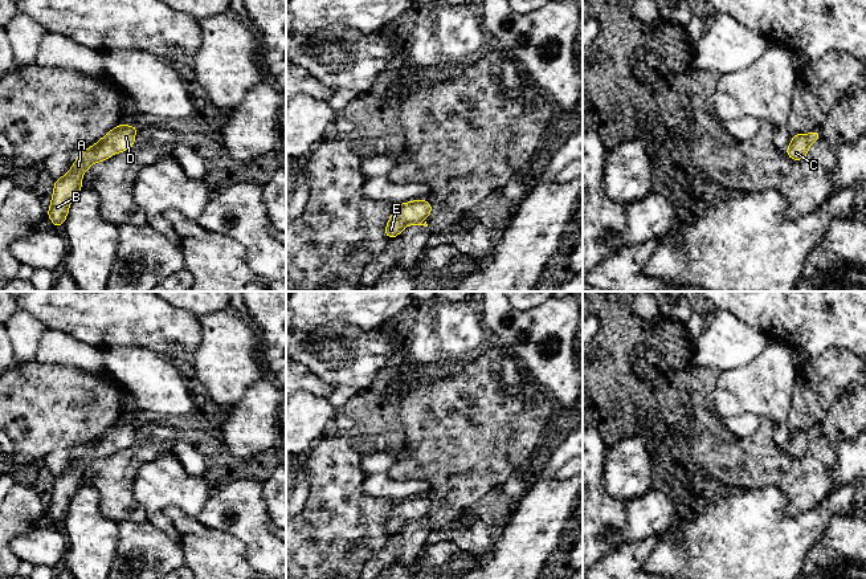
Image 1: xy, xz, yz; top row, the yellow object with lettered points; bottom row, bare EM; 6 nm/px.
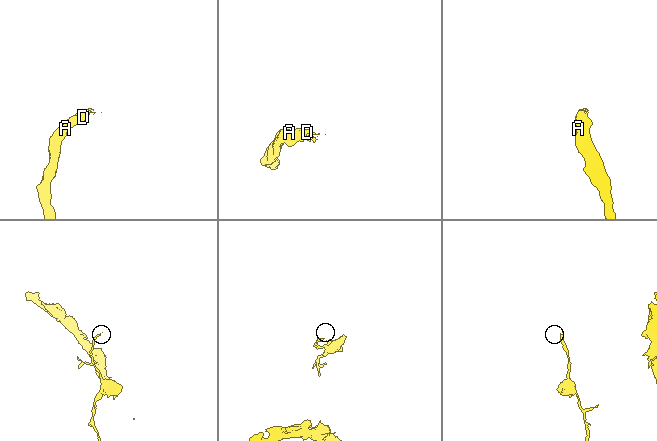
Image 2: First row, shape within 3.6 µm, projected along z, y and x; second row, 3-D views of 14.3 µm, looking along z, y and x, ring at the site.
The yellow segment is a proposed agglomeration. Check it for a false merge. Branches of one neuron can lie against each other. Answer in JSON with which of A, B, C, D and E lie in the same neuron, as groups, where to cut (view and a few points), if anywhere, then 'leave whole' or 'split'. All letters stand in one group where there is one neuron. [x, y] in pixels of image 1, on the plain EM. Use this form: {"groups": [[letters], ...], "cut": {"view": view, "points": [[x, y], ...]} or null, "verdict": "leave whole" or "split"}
{"groups": [["A", "B", "C", "E"], ["D"]], "cut": {"view": "xz", "points": [[399, 501], [401, 504], [401, 514], [408, 521]]}, "verdict": "split"}

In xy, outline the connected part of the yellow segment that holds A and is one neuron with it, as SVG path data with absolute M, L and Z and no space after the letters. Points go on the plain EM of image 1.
M101 436L90 445L81 448L70 468L65 473L56 476L53 494L46 511L57 526L65 519L70 498L82 485L85 468L94 460L103 458L114 450L115 447L111 441L106 436Z

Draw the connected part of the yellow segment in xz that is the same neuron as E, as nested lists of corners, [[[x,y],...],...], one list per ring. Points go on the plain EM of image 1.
[[[397,502],[397,505],[391,511],[387,523],[385,531],[388,535],[396,534],[400,529],[408,522],[401,514],[403,503]]]

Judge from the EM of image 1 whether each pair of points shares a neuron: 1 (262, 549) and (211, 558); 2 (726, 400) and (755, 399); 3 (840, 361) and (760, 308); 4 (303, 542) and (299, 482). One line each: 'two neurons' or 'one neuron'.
1: two neurons
2: one neuron
3: two neurons
4: two neurons

